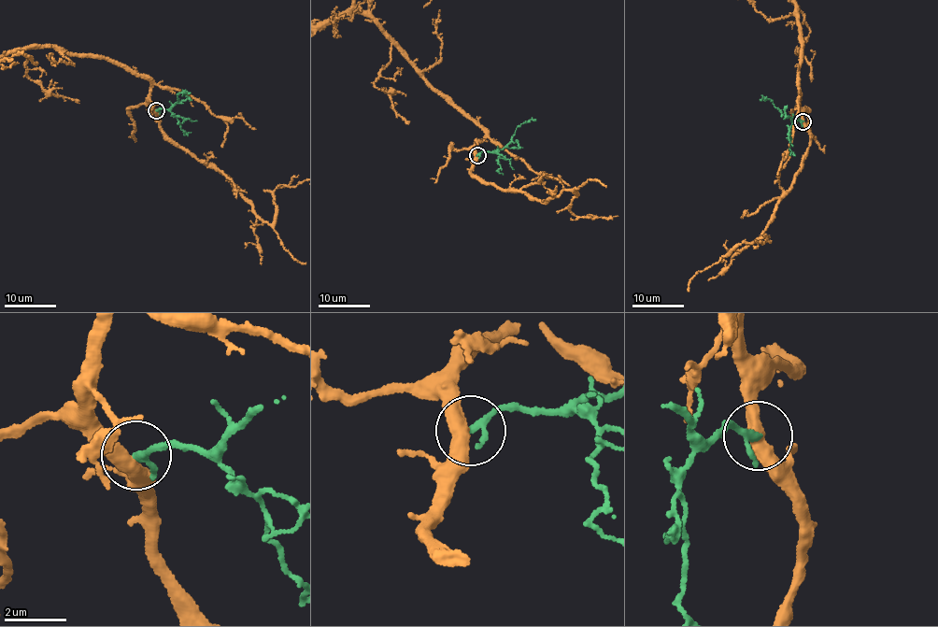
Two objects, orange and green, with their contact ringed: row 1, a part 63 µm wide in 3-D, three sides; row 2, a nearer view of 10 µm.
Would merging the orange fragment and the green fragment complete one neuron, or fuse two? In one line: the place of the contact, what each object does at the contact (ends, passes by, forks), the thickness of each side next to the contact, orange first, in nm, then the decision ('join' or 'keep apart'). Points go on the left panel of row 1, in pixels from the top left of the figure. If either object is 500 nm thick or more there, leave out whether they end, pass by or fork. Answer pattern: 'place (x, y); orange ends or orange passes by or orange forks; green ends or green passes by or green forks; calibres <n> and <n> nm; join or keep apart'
place (156, 110); orange passes by; green passes by; calibres 440 and 180 nm; keep apart

